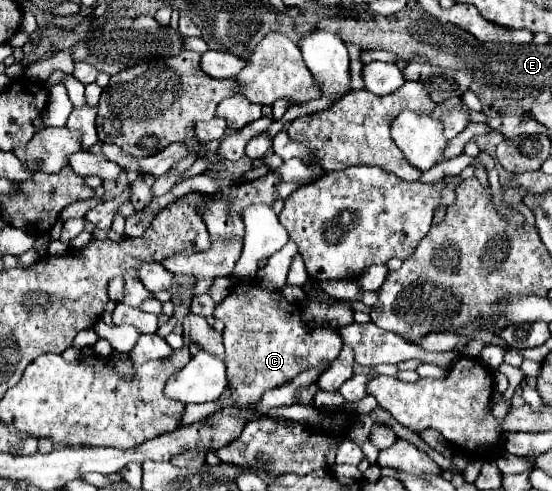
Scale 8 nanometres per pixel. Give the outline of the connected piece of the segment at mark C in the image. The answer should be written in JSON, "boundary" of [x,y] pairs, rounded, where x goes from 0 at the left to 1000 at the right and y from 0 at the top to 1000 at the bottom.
{"boundary":[[[462,568],[433,572],[415,605],[389,625],[386,642],[408,658],[411,768],[418,772],[418,809],[433,829],[458,829],[476,809],[476,796],[524,780],[556,747],[578,747],[578,739],[596,743],[621,707],[607,670],[560,674],[534,617],[520,613],[505,593],[476,589]]]}

